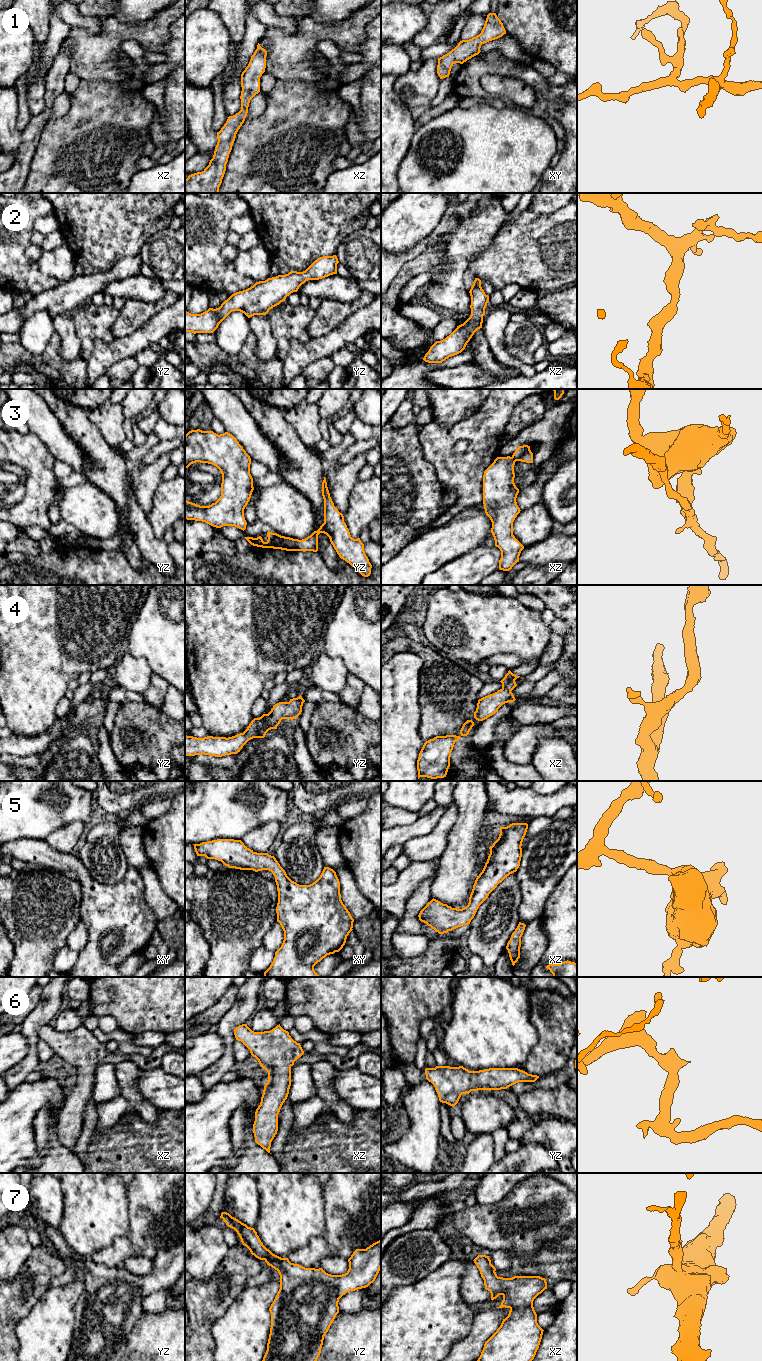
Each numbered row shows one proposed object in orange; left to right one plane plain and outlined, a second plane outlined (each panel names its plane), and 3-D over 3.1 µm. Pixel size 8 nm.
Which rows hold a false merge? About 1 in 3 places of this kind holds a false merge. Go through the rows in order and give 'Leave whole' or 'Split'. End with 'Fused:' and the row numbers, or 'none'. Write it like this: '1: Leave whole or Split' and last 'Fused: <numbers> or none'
1: Leave whole
2: Leave whole
3: Split
4: Leave whole
5: Leave whole
6: Leave whole
7: Leave whole
Fused: 3

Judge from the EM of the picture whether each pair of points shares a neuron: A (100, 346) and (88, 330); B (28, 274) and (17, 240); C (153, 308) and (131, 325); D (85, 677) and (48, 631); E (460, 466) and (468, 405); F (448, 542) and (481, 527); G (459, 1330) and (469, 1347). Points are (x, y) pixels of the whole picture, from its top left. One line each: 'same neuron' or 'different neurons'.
A: different neurons
B: same neuron
C: same neuron
D: different neurons
E: different neurons
F: same neuron
G: different neurons

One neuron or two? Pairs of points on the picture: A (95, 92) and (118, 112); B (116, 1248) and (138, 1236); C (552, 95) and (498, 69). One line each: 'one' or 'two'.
A: one
B: one
C: one

